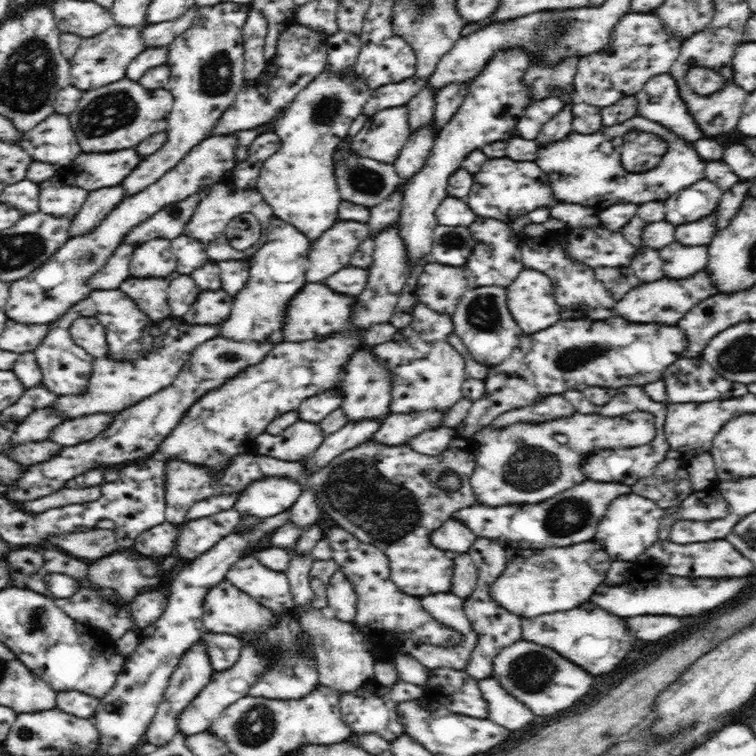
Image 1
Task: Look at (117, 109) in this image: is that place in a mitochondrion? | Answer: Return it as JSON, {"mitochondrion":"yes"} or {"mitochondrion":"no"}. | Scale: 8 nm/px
{"mitochondrion":"yes"}

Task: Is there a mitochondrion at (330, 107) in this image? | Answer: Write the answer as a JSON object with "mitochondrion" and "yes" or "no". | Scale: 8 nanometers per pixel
{"mitochondrion":"yes"}

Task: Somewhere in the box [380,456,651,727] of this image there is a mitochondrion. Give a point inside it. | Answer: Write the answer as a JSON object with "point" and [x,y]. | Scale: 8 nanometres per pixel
{"point":[532,672]}

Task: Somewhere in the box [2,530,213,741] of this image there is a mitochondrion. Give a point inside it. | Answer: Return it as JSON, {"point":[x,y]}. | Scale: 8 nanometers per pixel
{"point":[34,621]}

